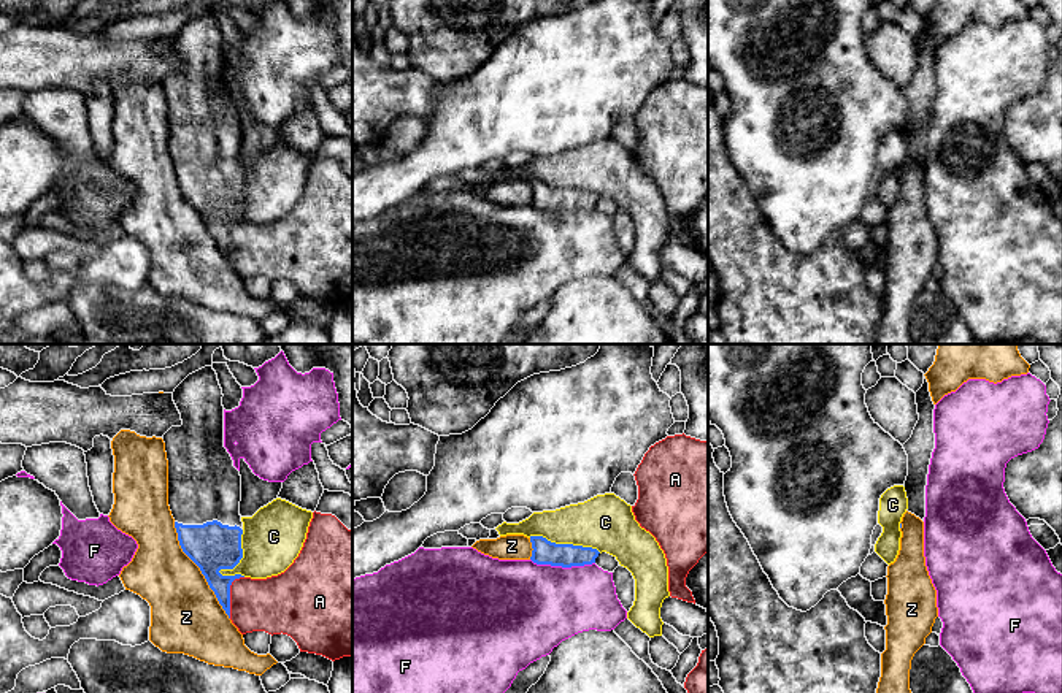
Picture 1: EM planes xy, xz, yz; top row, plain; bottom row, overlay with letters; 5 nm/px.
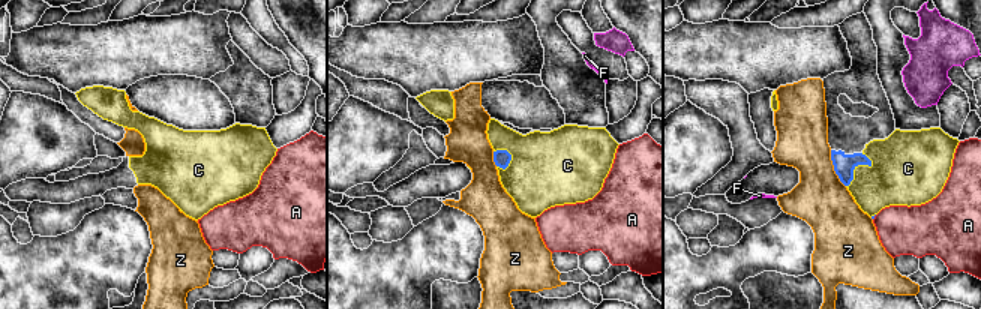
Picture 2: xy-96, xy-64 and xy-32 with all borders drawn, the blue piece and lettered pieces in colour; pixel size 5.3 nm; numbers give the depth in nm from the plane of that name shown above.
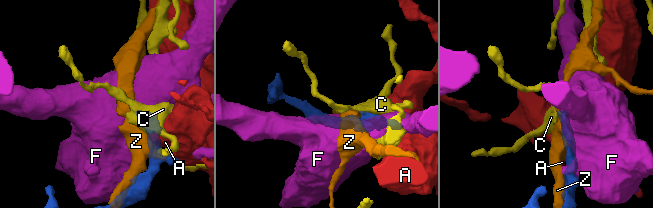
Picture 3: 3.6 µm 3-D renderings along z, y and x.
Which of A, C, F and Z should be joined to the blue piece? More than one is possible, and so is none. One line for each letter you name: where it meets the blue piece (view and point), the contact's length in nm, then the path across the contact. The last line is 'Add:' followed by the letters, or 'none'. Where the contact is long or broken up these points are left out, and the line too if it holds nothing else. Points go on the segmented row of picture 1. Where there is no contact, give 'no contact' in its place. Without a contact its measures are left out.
Add: none

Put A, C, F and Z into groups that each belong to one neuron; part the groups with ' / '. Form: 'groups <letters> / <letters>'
groups A / C / F / Z

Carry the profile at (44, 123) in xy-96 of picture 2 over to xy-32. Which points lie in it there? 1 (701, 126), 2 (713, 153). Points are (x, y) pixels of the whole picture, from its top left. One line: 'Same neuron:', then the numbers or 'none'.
Same neuron: 1, 2

